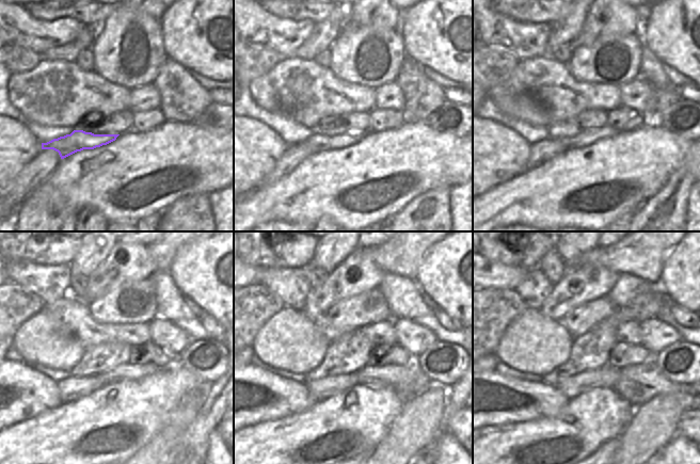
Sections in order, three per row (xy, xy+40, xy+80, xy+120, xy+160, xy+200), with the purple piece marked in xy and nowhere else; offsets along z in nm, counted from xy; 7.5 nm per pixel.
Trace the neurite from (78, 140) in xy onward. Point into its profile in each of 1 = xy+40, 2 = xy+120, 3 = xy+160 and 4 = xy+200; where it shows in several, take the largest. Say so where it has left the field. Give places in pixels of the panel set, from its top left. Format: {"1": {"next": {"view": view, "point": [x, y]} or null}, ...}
{"1": {"next": {"view": "xy+40", "point": [316, 142]}}, "2": {"next": {"view": "xy+120", "point": [128, 371]}}, "3": {"next": {"view": "xy+160", "point": [409, 381]}}, "4": {"next": {"view": "xy+200", "point": [638, 384]}}}

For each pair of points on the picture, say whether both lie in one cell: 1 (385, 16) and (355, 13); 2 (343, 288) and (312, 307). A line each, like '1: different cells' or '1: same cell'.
1: same cell
2: same cell

